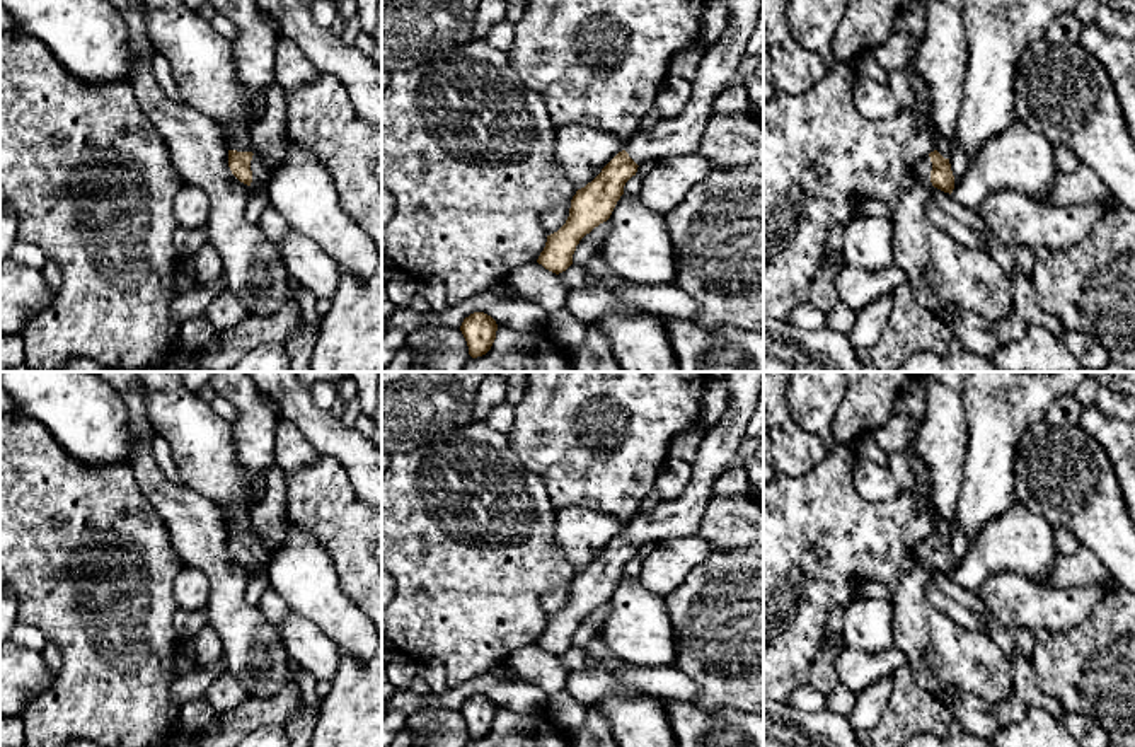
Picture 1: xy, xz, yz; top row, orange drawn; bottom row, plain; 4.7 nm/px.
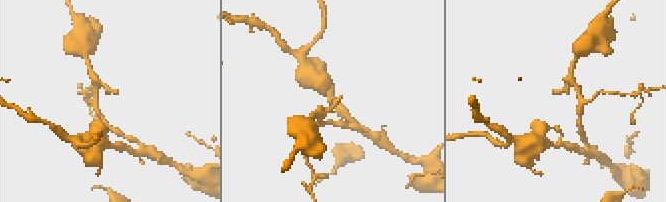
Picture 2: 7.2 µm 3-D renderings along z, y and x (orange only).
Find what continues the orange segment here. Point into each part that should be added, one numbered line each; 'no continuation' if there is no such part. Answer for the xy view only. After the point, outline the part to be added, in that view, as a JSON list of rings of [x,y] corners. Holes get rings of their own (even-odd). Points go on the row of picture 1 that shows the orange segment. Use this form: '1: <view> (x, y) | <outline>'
1: xy (261, 174) | [[[252,155],[251,160],[252,182],[251,188],[264,188],[274,174],[274,169],[268,167],[259,155]]]

